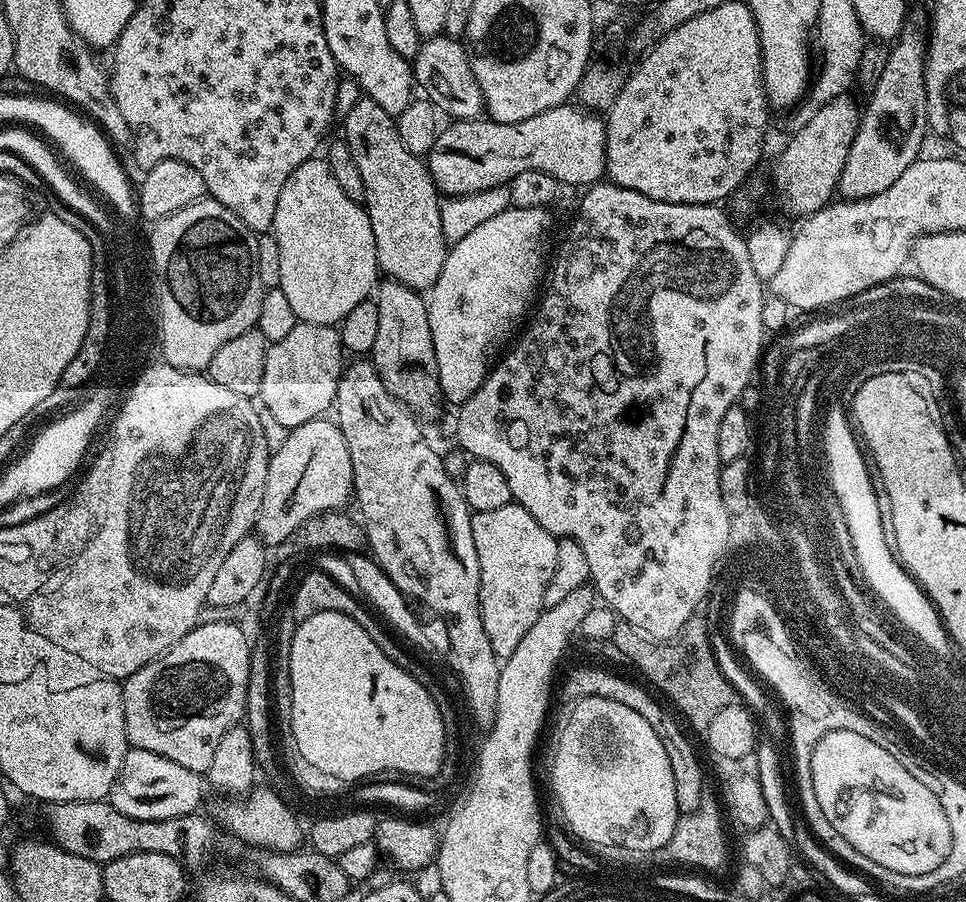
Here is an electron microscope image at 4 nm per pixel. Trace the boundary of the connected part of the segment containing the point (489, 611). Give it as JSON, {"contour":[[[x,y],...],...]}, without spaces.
{"contour":[[[515,502],[498,506],[498,510],[473,512],[472,533],[480,567],[482,626],[486,626],[486,638],[490,638],[494,654],[507,658],[518,650],[519,642],[545,610],[546,586],[550,586],[550,578],[554,578],[554,566],[558,563],[557,537],[552,536],[542,526],[538,526],[538,522],[534,522],[534,517],[521,504]]]}

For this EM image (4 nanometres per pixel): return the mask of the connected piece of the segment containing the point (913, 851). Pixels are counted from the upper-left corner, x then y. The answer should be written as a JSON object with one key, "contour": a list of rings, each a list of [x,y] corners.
{"contour":[[[838,731],[825,734],[814,746],[810,774],[822,813],[846,842],[866,858],[902,873],[911,872],[917,861],[926,870],[942,858],[947,825],[934,792],[909,776],[888,752],[868,744],[868,739]]]}

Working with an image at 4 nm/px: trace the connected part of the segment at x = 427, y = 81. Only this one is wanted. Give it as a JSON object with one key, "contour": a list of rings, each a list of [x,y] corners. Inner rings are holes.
{"contour":[[[429,36],[421,39],[418,54],[410,61],[414,84],[436,105],[445,117],[452,120],[475,120],[485,115],[482,90],[470,66],[467,47],[455,36]]]}

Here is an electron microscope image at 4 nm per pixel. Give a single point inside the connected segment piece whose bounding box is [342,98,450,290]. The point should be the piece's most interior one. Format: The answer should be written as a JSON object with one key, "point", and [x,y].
{"point":[401,199]}

